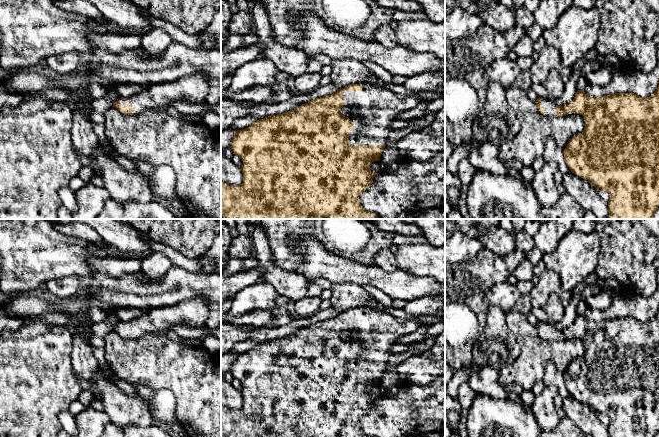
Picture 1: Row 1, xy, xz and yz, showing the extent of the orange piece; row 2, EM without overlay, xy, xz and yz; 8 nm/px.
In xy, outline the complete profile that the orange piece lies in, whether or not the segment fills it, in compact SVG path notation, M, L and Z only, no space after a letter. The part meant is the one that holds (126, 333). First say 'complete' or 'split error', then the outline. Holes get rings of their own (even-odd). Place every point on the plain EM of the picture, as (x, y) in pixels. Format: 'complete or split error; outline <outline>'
split error; outline M201 298L182 301L177 305L150 309L133 321L121 321L112 331L123 338L137 339L143 335L167 334L173 325L200 327L206 322L211 308Z

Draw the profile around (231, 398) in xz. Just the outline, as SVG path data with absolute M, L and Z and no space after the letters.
M221 380L221 406L233 410L241 409L243 406L241 392L224 380Z

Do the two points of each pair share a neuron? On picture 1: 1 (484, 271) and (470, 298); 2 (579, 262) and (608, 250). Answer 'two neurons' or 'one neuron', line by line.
1: one neuron
2: two neurons

